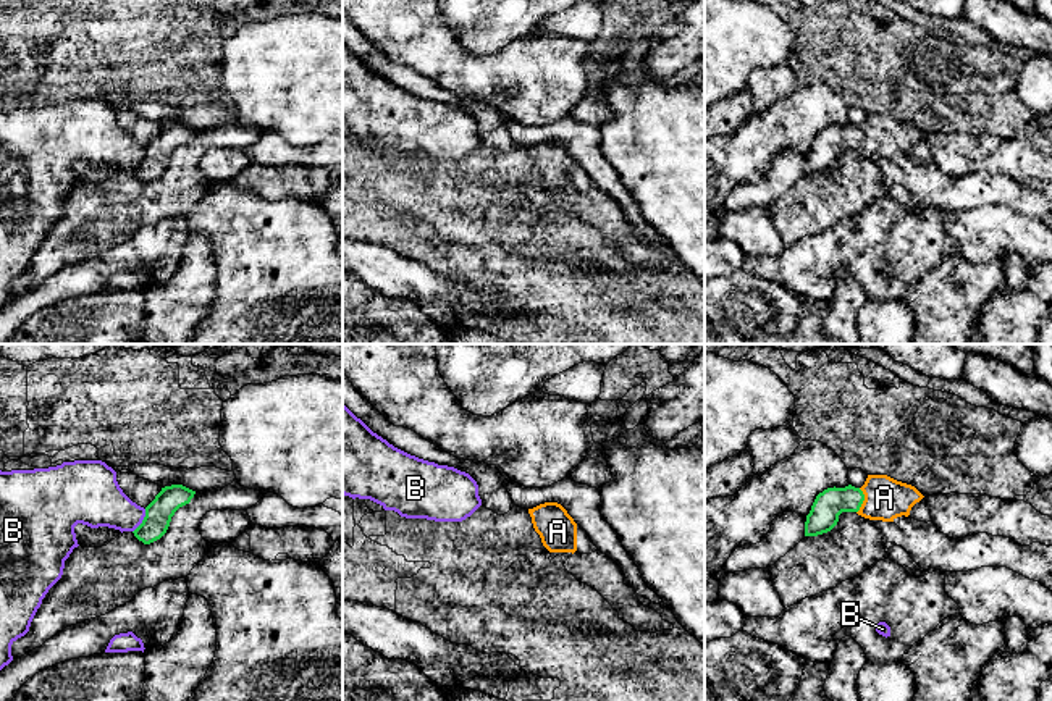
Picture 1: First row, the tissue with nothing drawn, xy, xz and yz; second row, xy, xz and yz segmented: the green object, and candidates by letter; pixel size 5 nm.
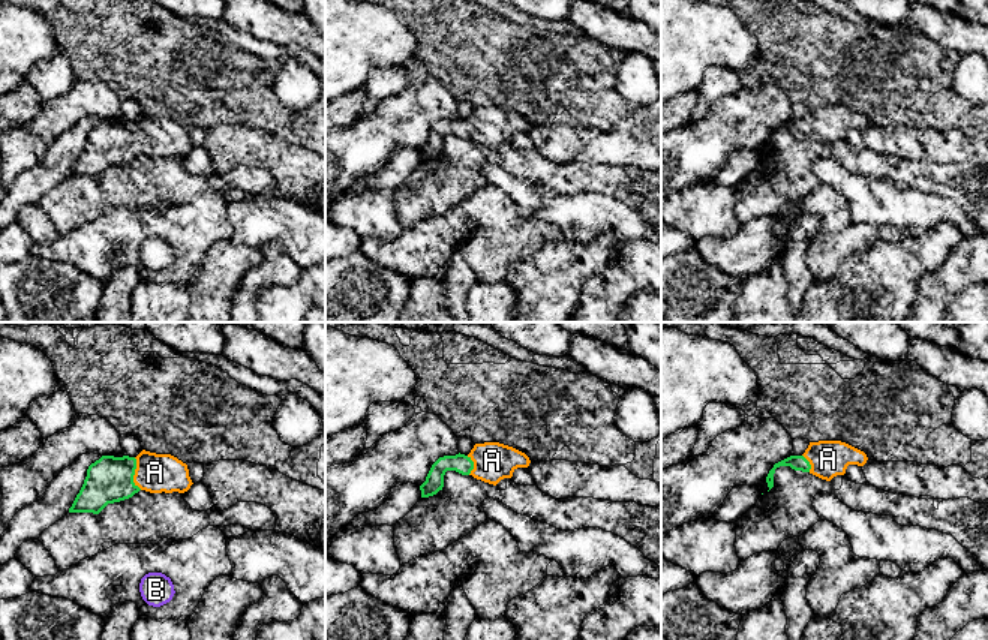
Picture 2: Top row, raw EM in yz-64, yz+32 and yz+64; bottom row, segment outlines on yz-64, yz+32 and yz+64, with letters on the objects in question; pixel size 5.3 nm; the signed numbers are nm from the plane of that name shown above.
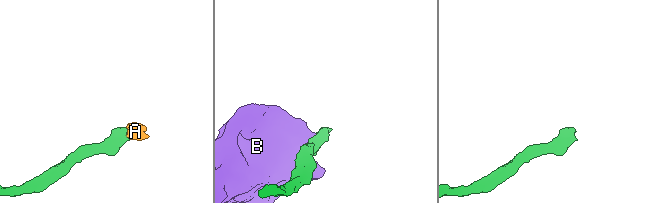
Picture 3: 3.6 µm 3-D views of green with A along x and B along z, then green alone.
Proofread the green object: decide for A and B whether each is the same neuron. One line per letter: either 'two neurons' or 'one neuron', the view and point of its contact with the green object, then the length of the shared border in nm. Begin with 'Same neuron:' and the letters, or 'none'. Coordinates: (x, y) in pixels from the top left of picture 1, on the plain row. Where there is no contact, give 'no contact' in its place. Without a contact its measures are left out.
Same neuron: A
A: one neuron; meets green in yz at (863, 138); contact 130 nm long
B: two neurons; meets green in xy at (143, 159); contact 140 nm long

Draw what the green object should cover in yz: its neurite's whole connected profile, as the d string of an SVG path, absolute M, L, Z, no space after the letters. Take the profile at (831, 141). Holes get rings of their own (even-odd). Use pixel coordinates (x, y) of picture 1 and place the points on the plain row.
M868 113L861 126L827 126L819 131L805 160L805 174L831 170L842 150L856 150L869 158L894 160L908 155L911 145L924 134L911 123L887 113Z

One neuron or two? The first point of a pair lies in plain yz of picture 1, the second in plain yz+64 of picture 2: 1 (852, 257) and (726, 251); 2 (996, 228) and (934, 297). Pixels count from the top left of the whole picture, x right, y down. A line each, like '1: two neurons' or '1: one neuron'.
1: one neuron
2: two neurons

